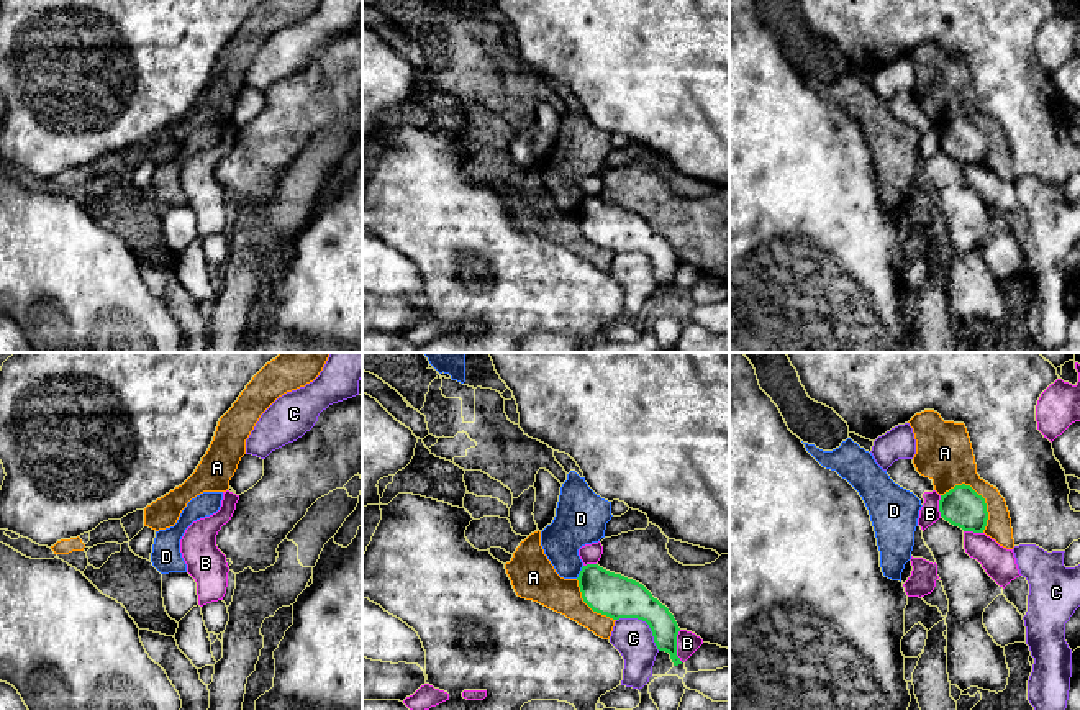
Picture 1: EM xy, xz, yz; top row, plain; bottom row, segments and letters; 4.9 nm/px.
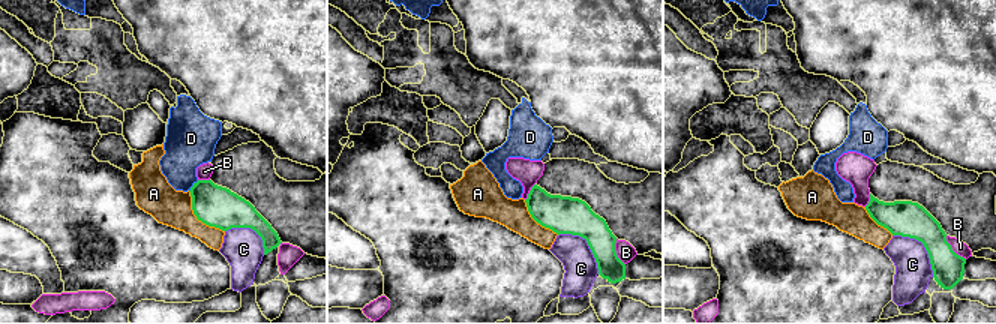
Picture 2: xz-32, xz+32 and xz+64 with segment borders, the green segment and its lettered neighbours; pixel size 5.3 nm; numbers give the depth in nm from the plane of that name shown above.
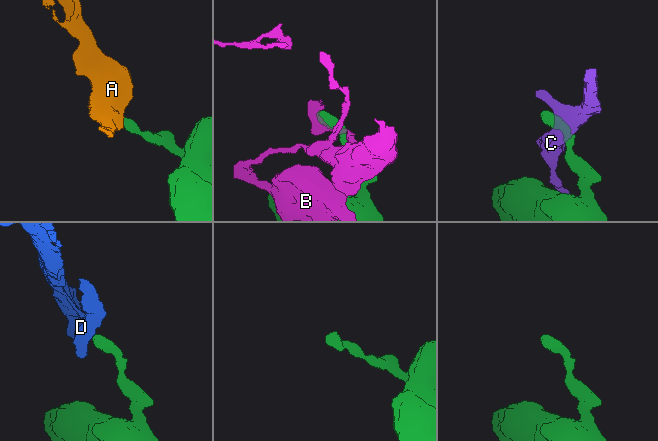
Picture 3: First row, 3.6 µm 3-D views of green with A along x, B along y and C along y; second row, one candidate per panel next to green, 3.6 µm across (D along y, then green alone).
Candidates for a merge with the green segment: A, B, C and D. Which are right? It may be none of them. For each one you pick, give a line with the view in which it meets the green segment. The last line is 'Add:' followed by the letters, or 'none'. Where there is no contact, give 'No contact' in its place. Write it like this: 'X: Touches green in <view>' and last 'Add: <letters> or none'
Add: none

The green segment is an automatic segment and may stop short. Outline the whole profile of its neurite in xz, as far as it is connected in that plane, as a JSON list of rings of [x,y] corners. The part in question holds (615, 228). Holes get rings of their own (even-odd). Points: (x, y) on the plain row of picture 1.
[[[598,197],[582,200],[579,220],[583,234],[597,246],[613,253],[638,251],[649,257],[659,284],[670,287],[674,298],[682,297],[677,289],[680,264],[674,248],[639,215],[610,205]]]

